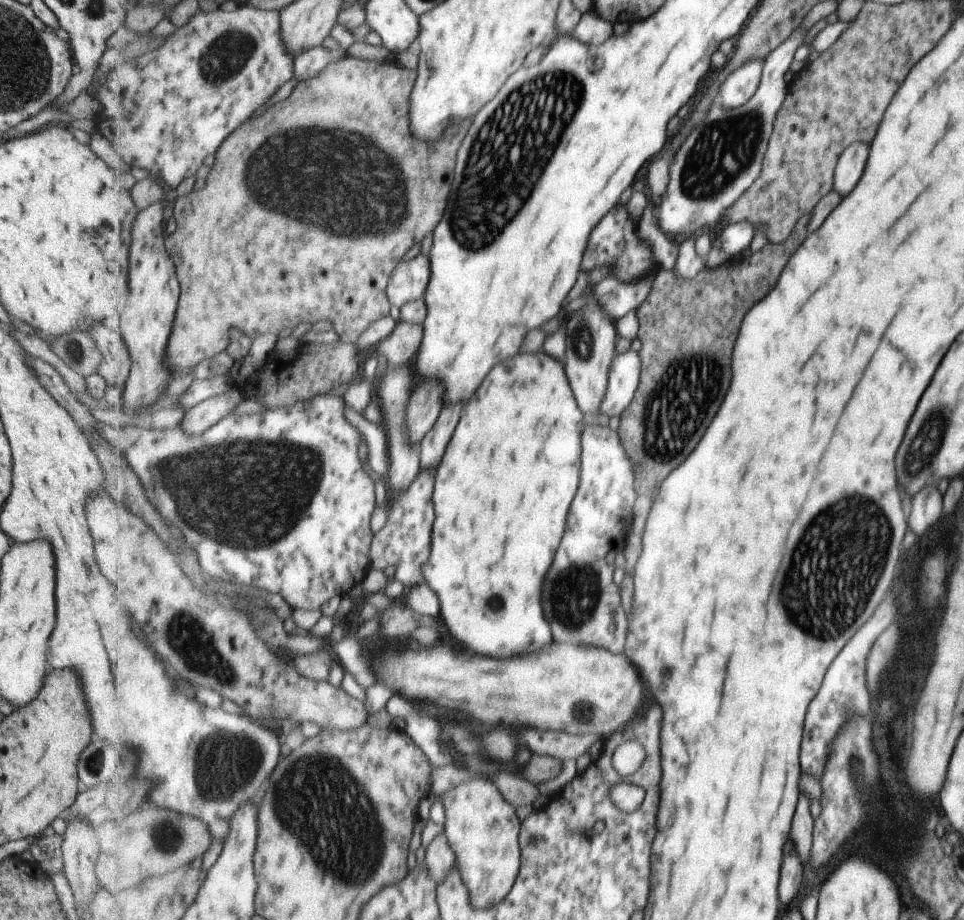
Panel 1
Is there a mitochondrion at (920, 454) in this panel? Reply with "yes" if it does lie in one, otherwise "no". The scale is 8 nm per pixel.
yes

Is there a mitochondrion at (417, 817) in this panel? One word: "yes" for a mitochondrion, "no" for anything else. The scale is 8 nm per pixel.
no

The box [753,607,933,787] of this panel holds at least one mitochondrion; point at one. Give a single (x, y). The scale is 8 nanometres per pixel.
(898, 648)

